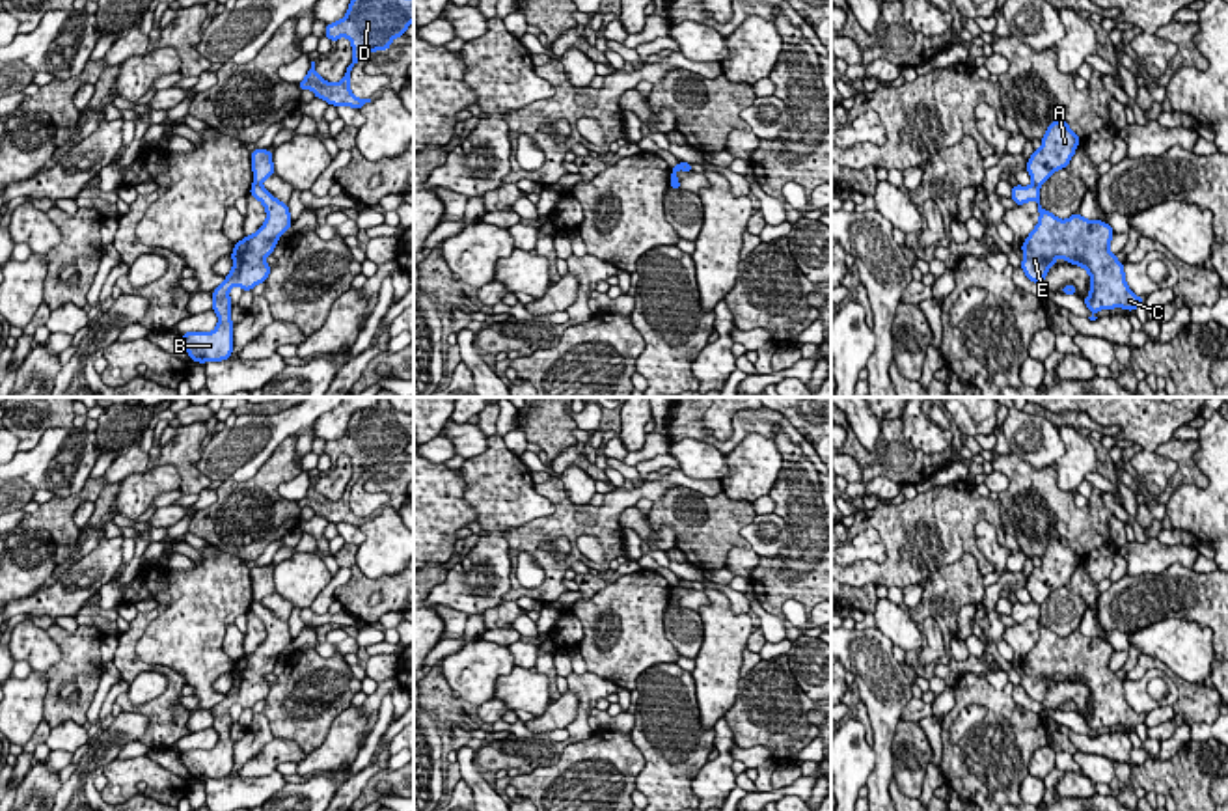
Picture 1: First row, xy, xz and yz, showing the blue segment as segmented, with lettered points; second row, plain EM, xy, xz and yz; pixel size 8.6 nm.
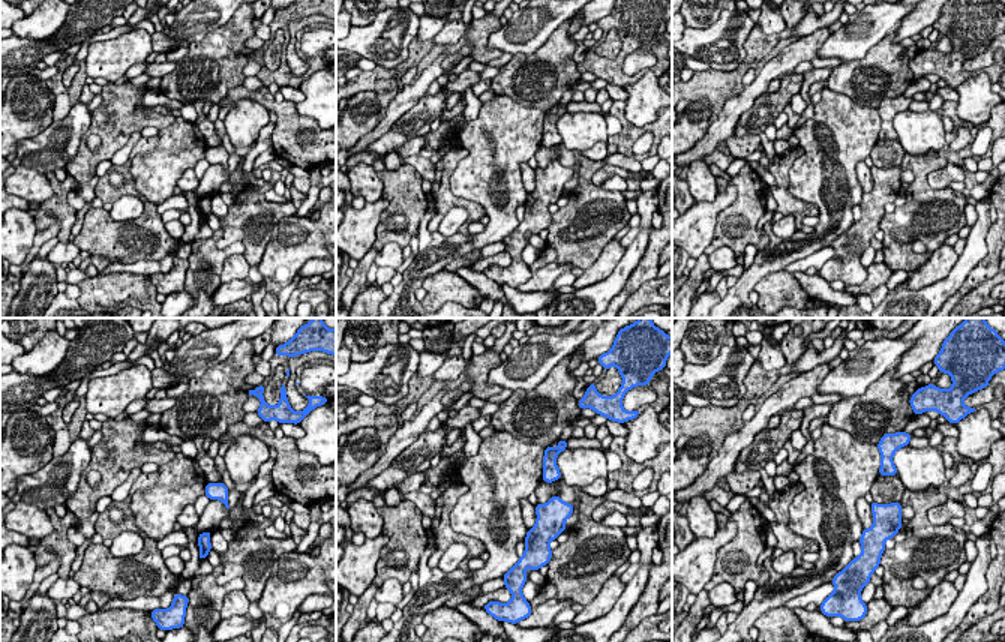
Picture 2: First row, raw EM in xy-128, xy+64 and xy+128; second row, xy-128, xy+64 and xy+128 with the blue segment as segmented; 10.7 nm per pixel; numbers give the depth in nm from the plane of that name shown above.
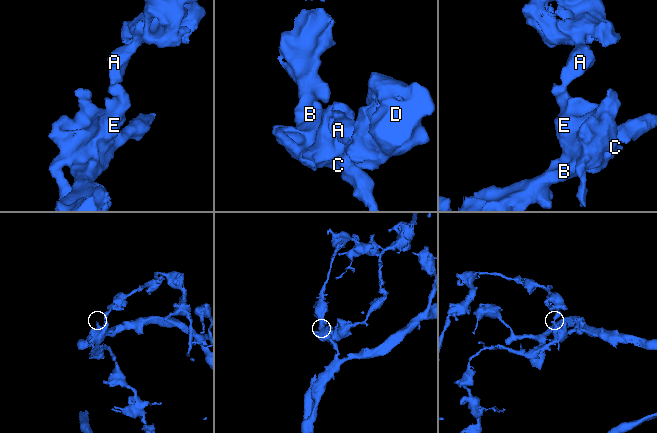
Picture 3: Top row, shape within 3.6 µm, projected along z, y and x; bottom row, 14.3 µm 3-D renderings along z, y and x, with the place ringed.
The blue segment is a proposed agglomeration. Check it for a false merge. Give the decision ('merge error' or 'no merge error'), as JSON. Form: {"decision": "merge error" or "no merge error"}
{"decision": "merge error"}

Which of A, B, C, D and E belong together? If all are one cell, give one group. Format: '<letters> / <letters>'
A D / B C E

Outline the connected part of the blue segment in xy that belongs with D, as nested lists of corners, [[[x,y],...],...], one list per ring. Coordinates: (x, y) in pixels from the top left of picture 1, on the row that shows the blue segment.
[[[350,0],[347,15],[326,24],[324,35],[337,43],[339,37],[348,37],[352,47],[352,63],[347,67],[345,76],[332,84],[315,73],[315,62],[302,82],[300,89],[311,89],[317,99],[334,106],[352,106],[360,110],[371,99],[358,99],[350,91],[350,71],[371,52],[388,50],[395,37],[406,34],[414,21],[414,0]]]

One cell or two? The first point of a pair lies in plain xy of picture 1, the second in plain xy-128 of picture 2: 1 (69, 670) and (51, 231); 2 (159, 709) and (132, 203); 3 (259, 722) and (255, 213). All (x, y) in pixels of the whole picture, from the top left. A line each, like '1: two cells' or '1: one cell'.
1: two cells
2: two cells
3: two cells

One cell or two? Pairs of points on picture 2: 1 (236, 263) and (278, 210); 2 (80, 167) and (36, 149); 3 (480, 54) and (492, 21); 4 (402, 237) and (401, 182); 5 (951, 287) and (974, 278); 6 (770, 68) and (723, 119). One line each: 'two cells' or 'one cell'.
1: two cells
2: two cells
3: one cell
4: one cell
5: two cells
6: one cell

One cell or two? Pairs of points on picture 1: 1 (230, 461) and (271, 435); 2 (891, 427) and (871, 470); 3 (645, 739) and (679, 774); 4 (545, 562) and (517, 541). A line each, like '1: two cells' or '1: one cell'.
1: one cell
2: one cell
3: one cell
4: one cell

